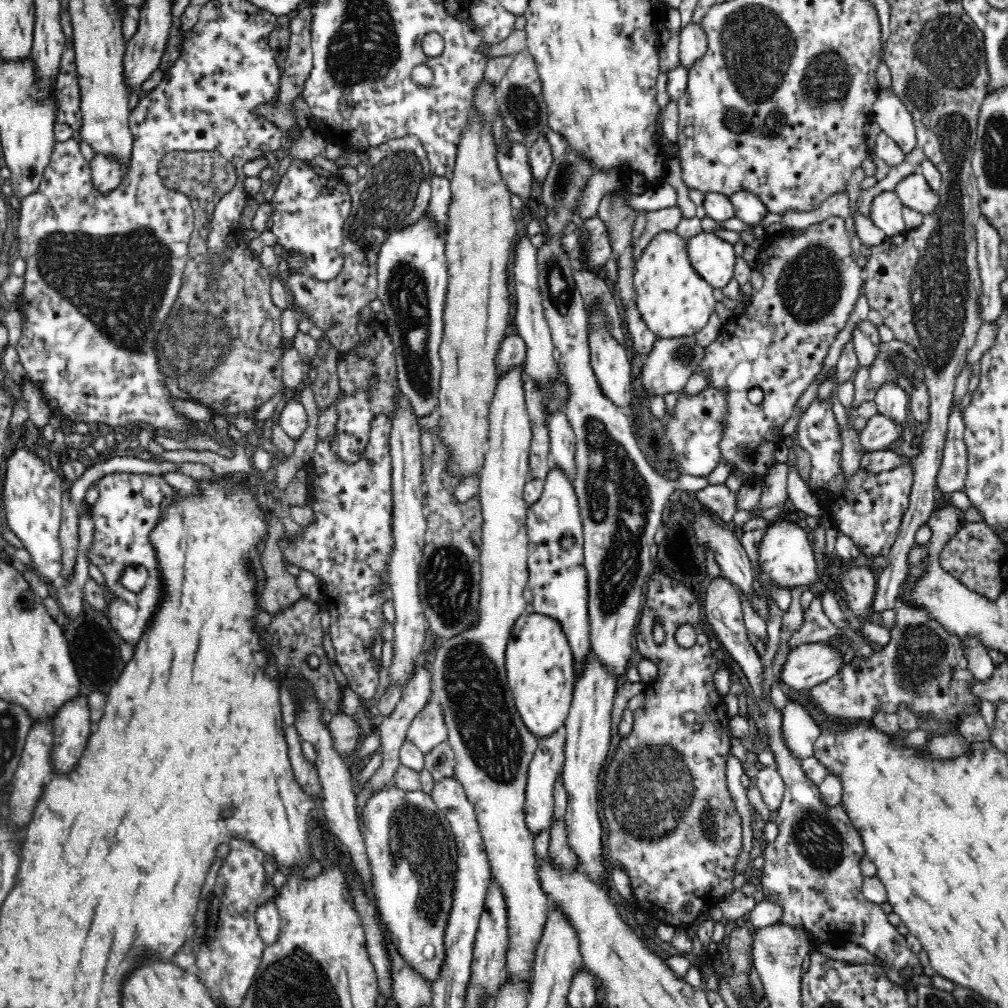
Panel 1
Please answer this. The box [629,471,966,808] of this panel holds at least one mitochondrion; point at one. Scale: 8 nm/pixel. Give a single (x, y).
(919, 660)

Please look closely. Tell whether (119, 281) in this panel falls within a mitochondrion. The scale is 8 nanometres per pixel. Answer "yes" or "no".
yes

